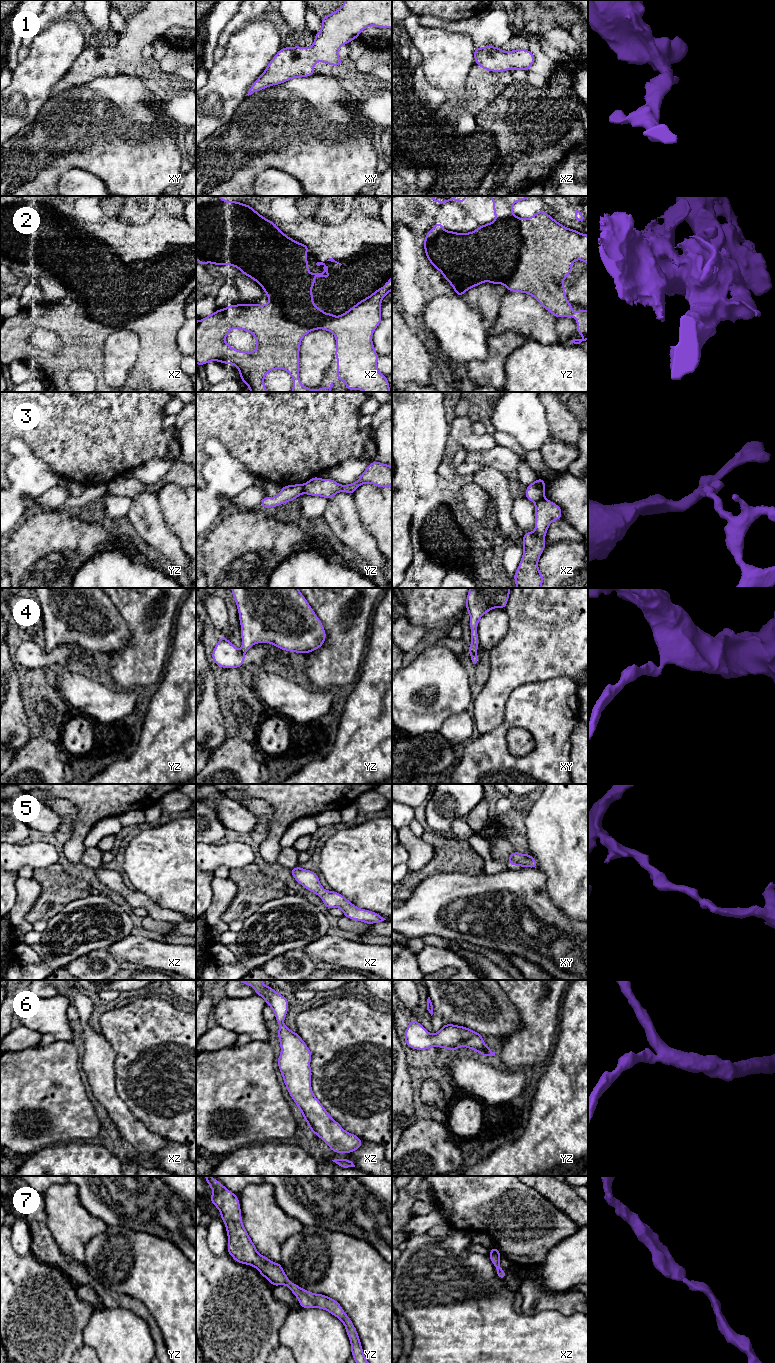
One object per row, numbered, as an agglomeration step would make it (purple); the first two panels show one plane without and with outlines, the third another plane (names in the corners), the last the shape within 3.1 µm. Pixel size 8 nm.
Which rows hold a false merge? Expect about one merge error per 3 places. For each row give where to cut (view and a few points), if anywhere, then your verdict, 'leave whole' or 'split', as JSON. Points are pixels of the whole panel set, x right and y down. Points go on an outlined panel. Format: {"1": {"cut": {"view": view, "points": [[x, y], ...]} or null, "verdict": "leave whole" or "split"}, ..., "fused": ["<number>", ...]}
{"1": {"cut": null, "verdict": "leave whole"}, "2": {"cut": {"view": "xz", "points": [[270, 297], [287, 310], [303, 293], [322, 320], [333, 317]]}, "verdict": "split"}, "3": {"cut": {"view": "xz", "points": [[544, 497], [535, 503]]}, "verdict": "split"}, "4": {"cut": {"view": "yz", "points": [[240, 651], [244, 653]]}, "verdict": "split"}, "5": {"cut": null, "verdict": "leave whole"}, "6": {"cut": null, "verdict": "leave whole"}, "7": {"cut": null, "verdict": "leave whole"}, "fused": ["2", "3", "4"]}

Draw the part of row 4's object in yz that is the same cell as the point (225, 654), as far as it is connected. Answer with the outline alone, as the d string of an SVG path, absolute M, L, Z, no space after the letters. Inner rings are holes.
M220 637L212 651L212 659L218 667L240 668L245 661L245 655L238 650L227 638Z

